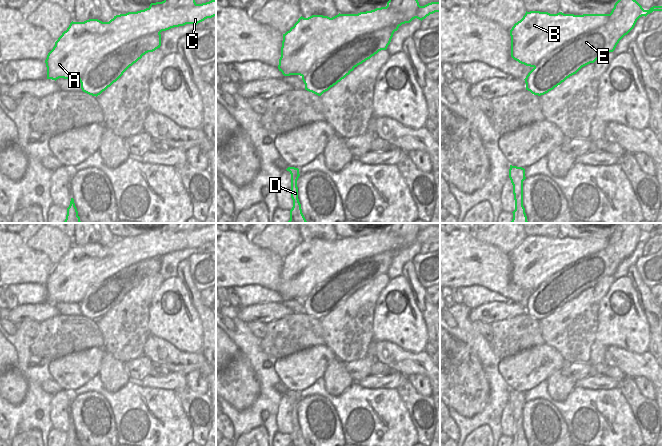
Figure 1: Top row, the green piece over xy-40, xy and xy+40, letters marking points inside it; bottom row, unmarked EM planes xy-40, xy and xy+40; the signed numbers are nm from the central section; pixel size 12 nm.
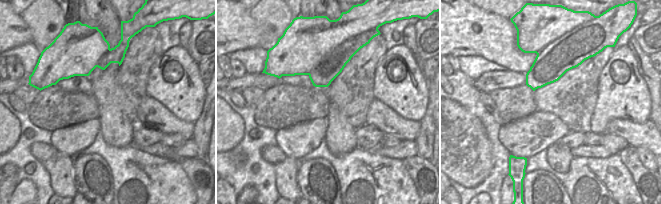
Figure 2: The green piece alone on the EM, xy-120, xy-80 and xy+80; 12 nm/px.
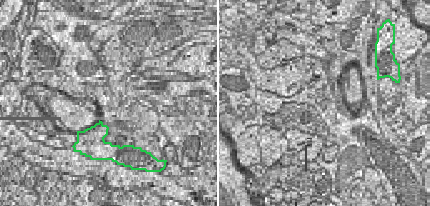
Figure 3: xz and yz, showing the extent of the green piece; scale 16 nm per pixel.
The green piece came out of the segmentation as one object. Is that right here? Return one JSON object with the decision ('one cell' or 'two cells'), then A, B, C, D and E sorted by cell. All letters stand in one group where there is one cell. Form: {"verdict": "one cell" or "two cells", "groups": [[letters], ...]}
{"verdict": "two cells", "groups": [["A", "B", "C"], ["D", "E"]]}

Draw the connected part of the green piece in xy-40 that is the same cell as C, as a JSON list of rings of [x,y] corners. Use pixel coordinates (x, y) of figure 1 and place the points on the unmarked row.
[[[216,223],[192,232],[172,232],[165,225],[144,234],[114,240],[109,246],[71,246],[45,284],[47,303],[80,303],[89,287],[146,259],[216,240]]]

